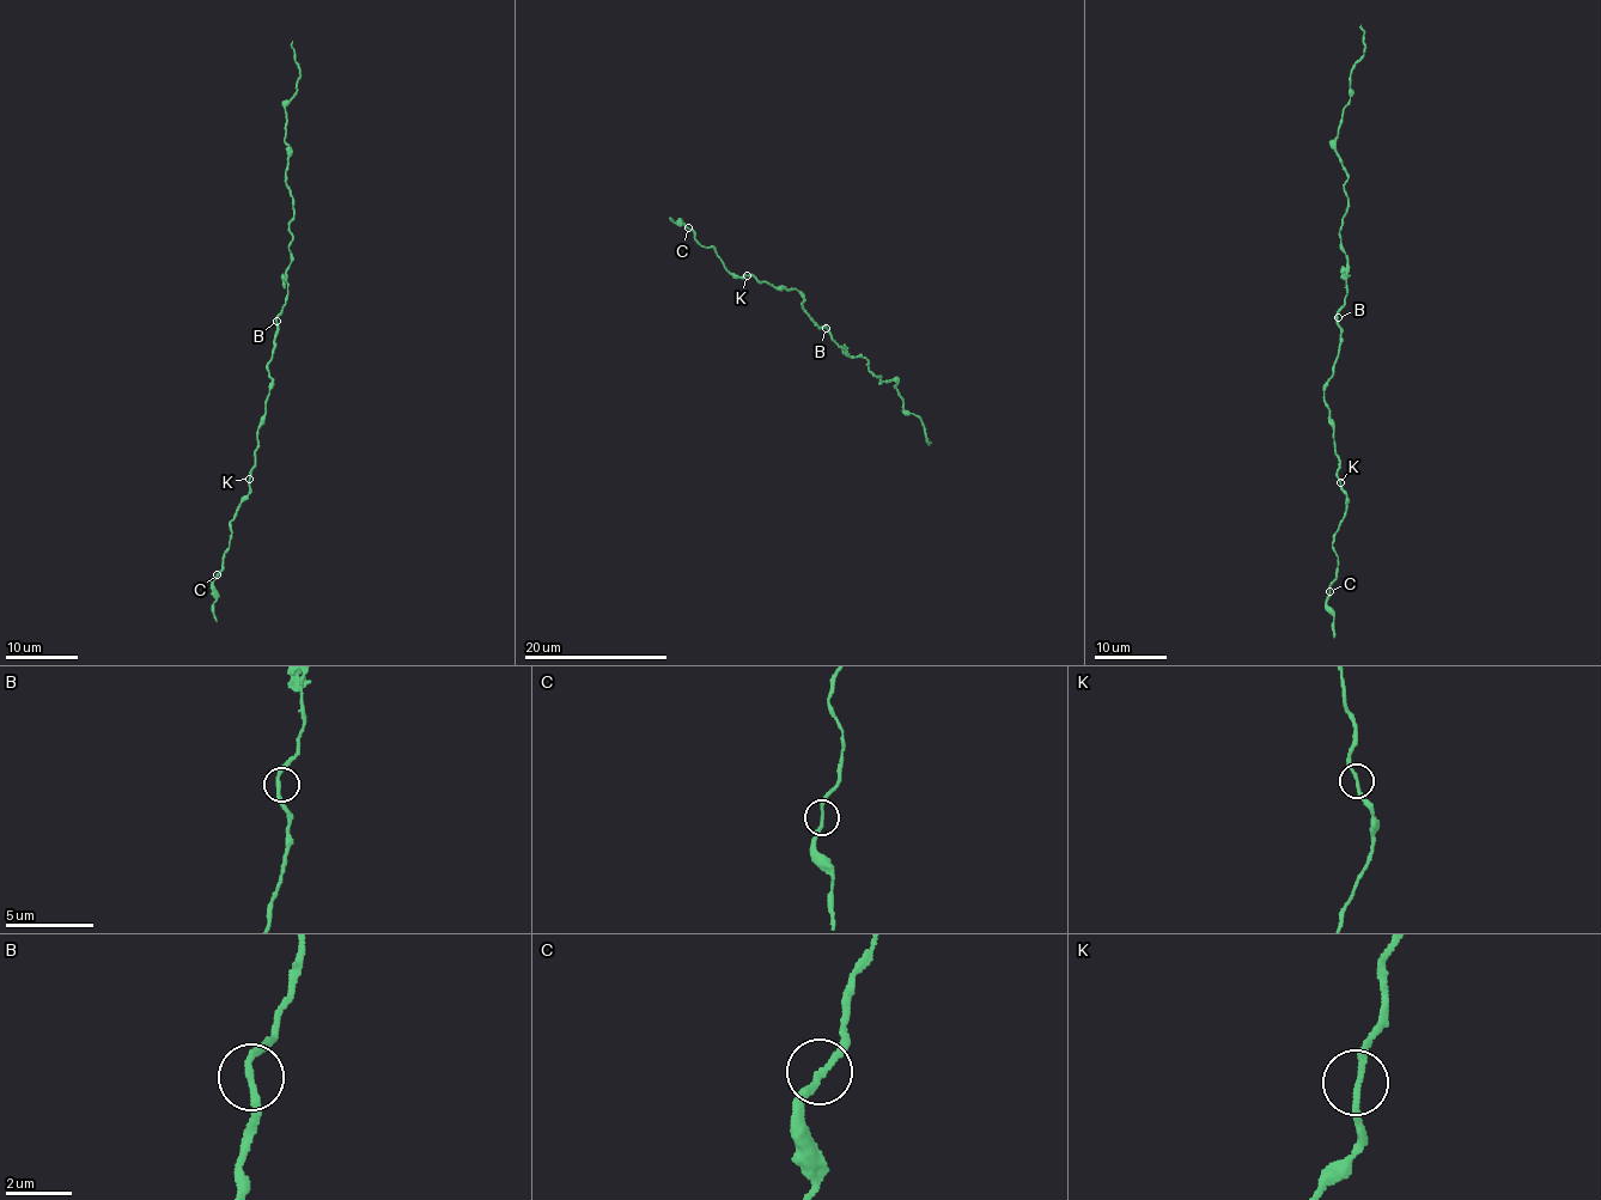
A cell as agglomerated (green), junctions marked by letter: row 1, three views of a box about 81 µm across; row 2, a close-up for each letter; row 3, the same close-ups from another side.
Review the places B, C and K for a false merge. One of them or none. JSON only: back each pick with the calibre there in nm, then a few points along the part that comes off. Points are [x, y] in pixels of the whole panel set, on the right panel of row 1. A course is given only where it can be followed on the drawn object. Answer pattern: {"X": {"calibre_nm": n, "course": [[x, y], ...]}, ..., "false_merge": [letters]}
{"false_merge": []}

